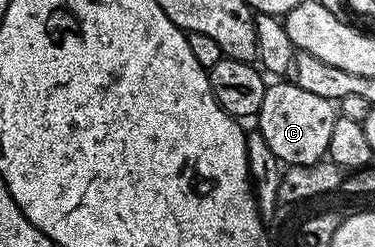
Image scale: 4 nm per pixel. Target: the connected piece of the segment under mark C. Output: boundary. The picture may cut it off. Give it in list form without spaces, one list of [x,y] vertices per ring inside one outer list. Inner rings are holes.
[[[278,80],[267,85],[264,104],[256,115],[257,133],[264,136],[268,148],[276,152],[278,161],[286,166],[307,166],[323,161],[328,155],[328,140],[336,117],[335,103],[324,96],[315,96],[292,80]]]

